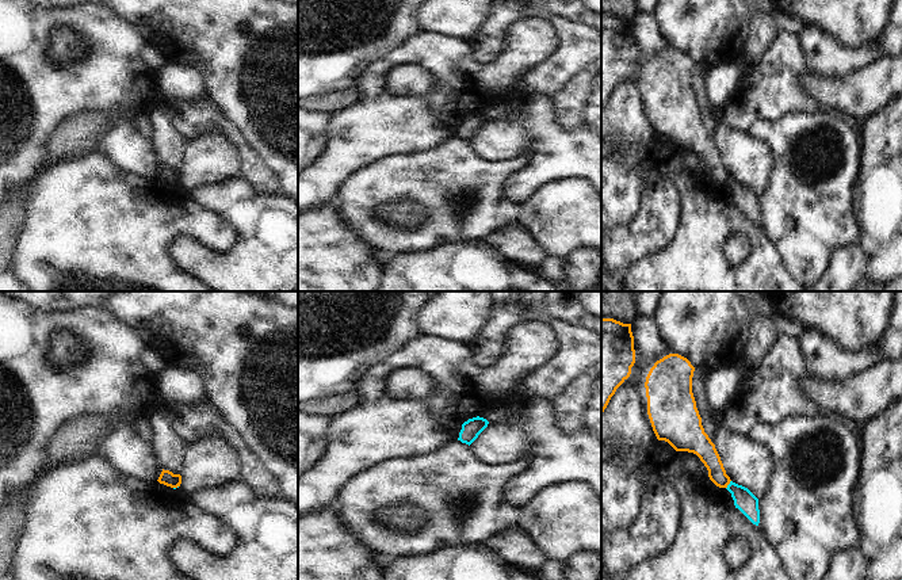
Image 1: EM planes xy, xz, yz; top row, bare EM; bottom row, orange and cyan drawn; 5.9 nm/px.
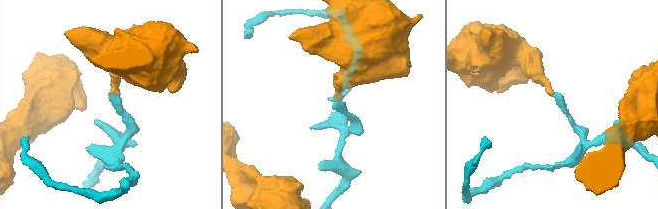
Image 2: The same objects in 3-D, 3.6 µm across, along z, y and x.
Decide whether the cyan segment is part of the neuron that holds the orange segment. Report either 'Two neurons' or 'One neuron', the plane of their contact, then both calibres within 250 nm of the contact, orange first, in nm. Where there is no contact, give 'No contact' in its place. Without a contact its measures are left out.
Two neurons. Touches orange in yz. Thickness 120 nm (orange) against 120 nm

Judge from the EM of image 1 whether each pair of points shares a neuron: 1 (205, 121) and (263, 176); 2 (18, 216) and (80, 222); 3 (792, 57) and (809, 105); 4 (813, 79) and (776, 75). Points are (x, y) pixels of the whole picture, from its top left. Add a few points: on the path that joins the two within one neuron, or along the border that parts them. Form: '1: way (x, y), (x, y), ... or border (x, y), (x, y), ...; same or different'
1: way (222, 122), (244, 144), (252, 159); same
2: border (33, 186), (27, 201), (26, 224), (15, 247); different
3: way (790, 69), (790, 87), (797, 94); same
4: border (801, 69), (798, 86), (815, 103); different

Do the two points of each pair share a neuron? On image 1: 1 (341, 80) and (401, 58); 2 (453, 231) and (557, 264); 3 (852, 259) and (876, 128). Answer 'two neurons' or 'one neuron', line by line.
1: two neurons
2: two neurons
3: two neurons

